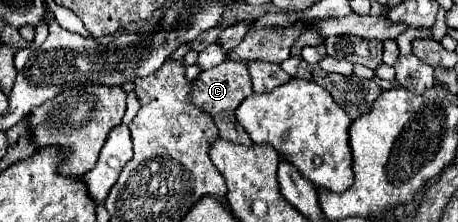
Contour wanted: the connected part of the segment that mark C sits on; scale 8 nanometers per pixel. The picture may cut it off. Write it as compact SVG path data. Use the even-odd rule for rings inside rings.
M221 63L209 71L203 71L197 75L197 79L191 81L191 93L189 93L189 103L193 103L195 107L207 111L215 125L219 127L219 135L221 139L225 141L231 141L231 143L239 143L239 145L245 145L245 147L251 147L253 141L251 137L245 133L245 129L237 123L235 119L235 109L241 105L243 99L247 99L249 95L253 93L253 87L251 87L251 77L249 77L249 71L247 71L247 65L245 63Z

